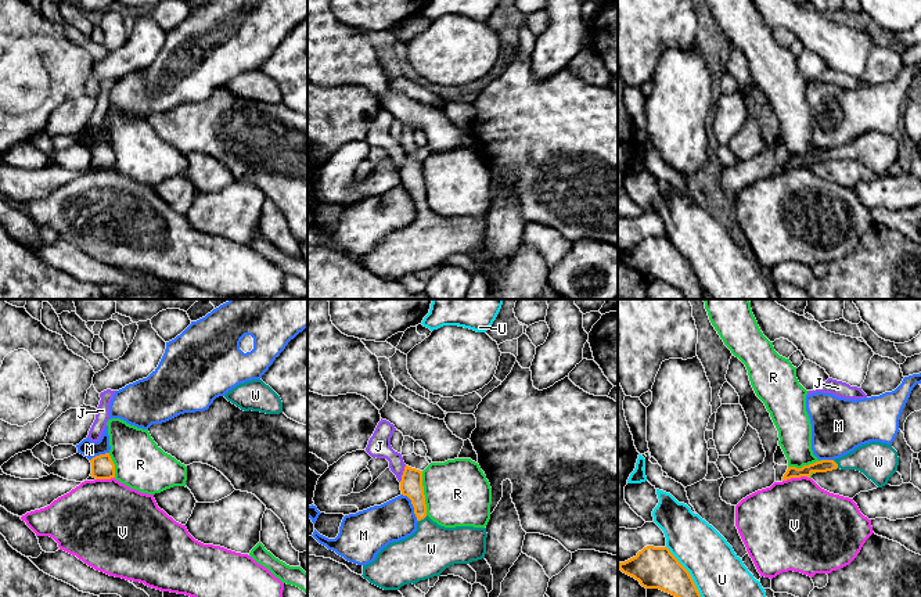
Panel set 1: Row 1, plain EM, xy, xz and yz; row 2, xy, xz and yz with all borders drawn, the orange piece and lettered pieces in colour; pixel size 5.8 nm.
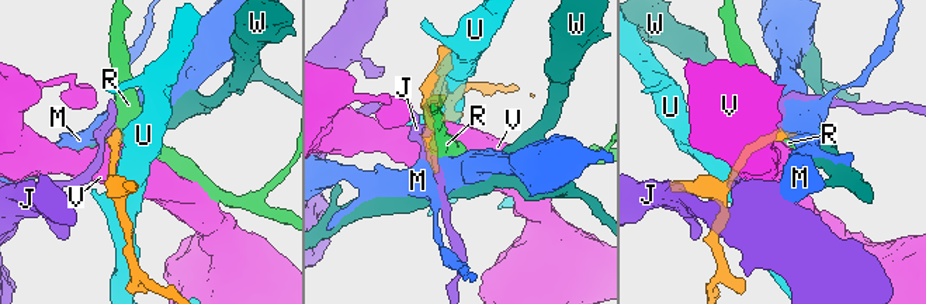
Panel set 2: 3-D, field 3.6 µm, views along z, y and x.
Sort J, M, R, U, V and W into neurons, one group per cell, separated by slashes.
J / M / R / U / V / W

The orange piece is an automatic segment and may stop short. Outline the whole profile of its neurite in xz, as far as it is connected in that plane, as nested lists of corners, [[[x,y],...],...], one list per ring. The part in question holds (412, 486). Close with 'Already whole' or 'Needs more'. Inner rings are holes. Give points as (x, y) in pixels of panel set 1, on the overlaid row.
[[[404,467],[400,490],[411,500],[417,531],[399,542],[389,543],[367,565],[363,578],[384,590],[399,590],[440,573],[454,564],[470,564],[485,558],[486,528],[445,528],[427,515],[422,471]]]. Needs more

